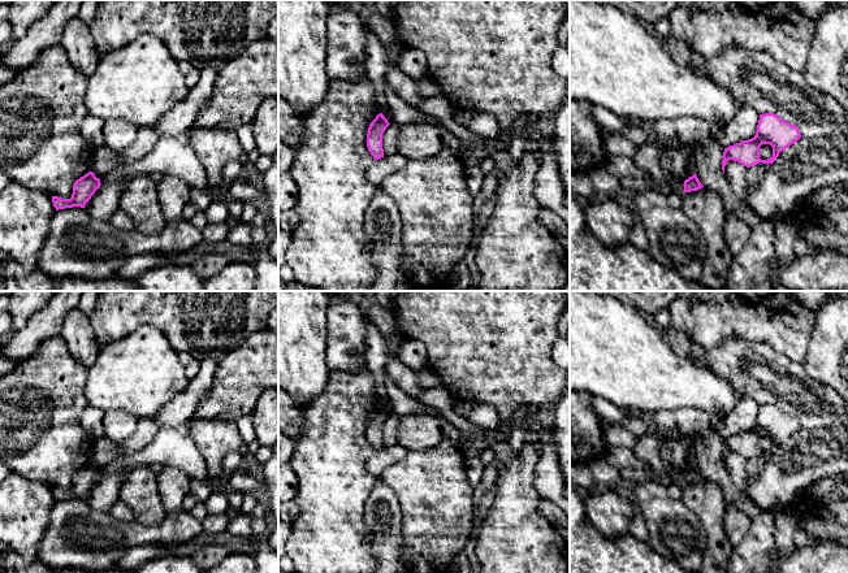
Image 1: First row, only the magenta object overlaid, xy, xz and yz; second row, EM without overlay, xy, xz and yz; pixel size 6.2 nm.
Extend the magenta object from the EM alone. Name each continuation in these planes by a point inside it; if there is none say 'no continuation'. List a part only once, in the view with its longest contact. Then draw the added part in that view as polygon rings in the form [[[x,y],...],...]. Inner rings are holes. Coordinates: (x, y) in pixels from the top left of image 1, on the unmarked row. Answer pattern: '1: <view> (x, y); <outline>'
no continuation

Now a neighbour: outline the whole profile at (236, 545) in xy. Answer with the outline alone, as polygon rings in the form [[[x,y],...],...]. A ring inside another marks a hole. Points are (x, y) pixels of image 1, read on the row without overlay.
[[[224,531],[217,535],[198,535],[194,539],[185,542],[185,543],[176,543],[177,548],[173,550],[170,555],[176,556],[192,556],[194,552],[209,543],[219,543],[225,546],[230,554],[238,554],[243,548],[252,547],[258,539],[254,537],[250,538],[241,538]]]

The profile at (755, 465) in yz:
[[[757,455],[747,459],[747,476],[750,483],[753,483],[762,473],[765,465],[770,461],[773,455]]]

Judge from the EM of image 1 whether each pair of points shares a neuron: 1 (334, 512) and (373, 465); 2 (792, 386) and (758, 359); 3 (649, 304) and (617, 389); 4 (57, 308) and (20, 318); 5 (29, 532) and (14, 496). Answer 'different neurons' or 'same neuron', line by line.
1: different neurons
2: same neuron
3: different neurons
4: different neurons
5: same neuron

